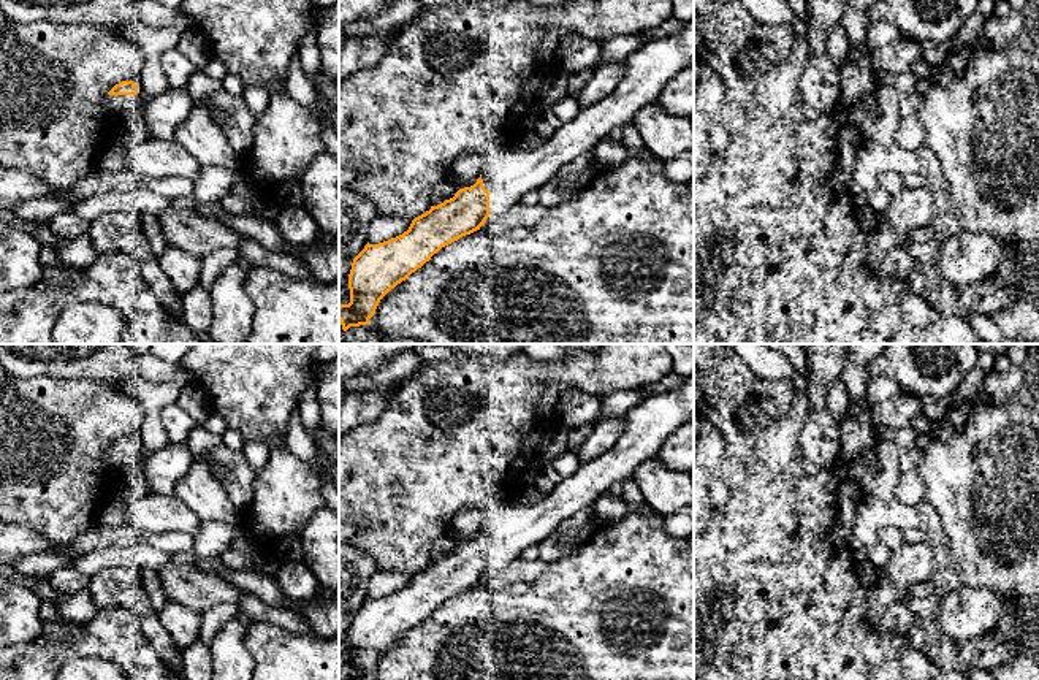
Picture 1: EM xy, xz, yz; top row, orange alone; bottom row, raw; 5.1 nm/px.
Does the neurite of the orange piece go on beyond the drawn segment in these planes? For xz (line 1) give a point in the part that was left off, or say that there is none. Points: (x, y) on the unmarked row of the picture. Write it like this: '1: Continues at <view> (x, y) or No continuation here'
1: Continues at xz (509, 528)

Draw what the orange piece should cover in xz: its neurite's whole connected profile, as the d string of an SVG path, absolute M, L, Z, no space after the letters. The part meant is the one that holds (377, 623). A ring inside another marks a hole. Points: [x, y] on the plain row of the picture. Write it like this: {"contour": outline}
{"contour": "M694 372L673 390L643 398L624 415L624 431L619 439L599 458L580 464L578 469L554 485L553 491L532 504L516 501L483 509L483 525L478 536L459 544L445 555L415 572L407 586L379 599L366 599L353 613L348 629L350 658L339 659L341 680L369 680L380 655L398 639L431 615L442 602L480 585L488 574L500 571L518 558L529 545L548 539L565 520L578 510L592 506L608 487L627 477L635 469L657 458L662 444L681 425L694 418Z"}

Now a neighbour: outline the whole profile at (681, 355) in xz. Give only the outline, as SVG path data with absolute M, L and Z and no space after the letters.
M662 344L672 358L672 371L687 377L694 372L694 344Z

